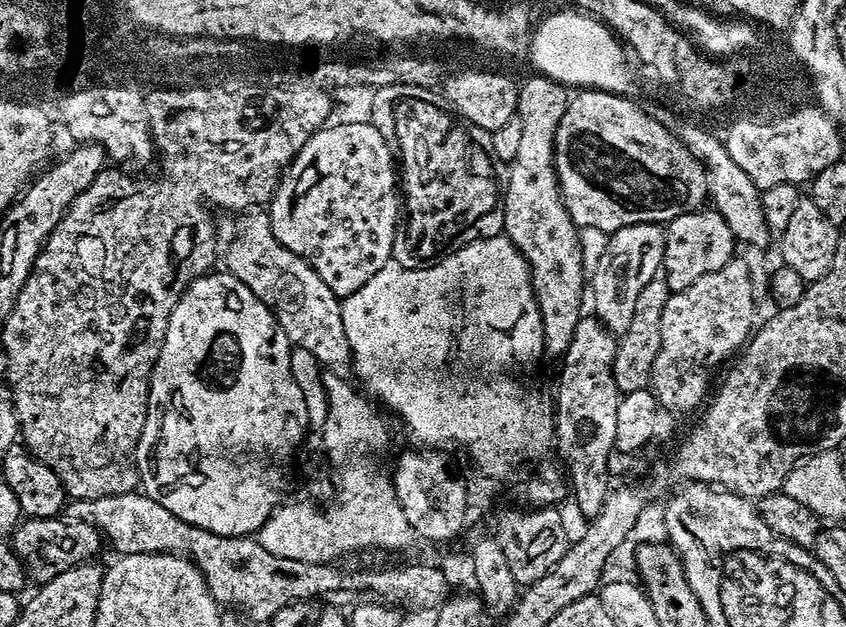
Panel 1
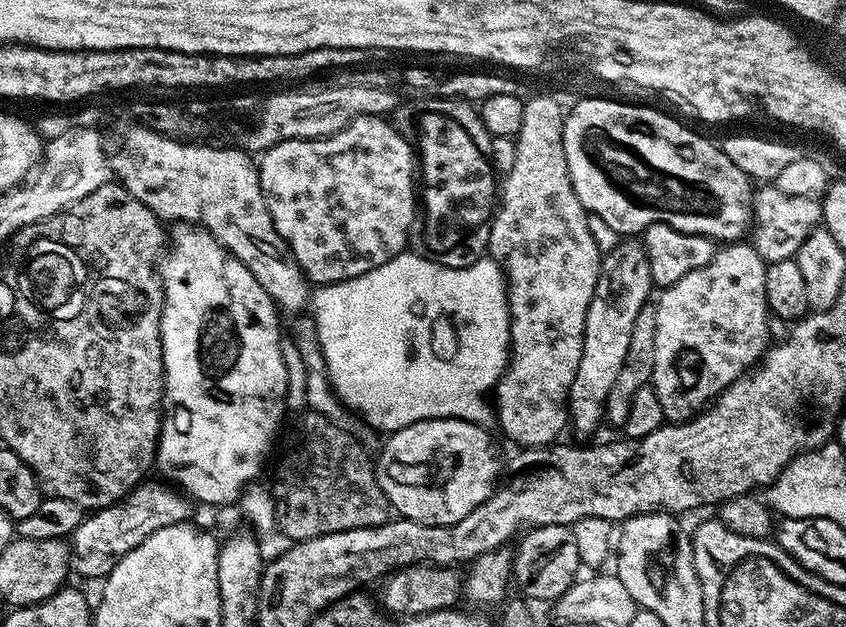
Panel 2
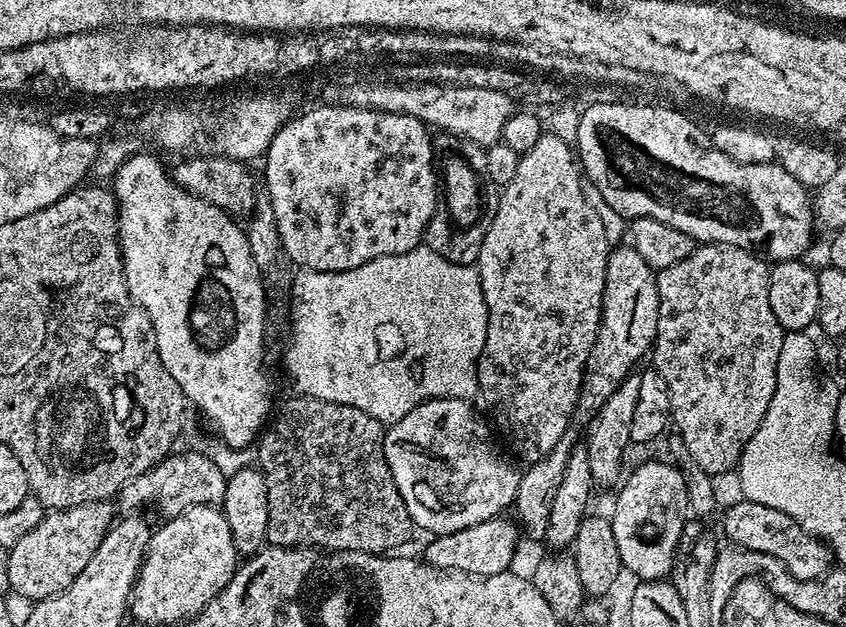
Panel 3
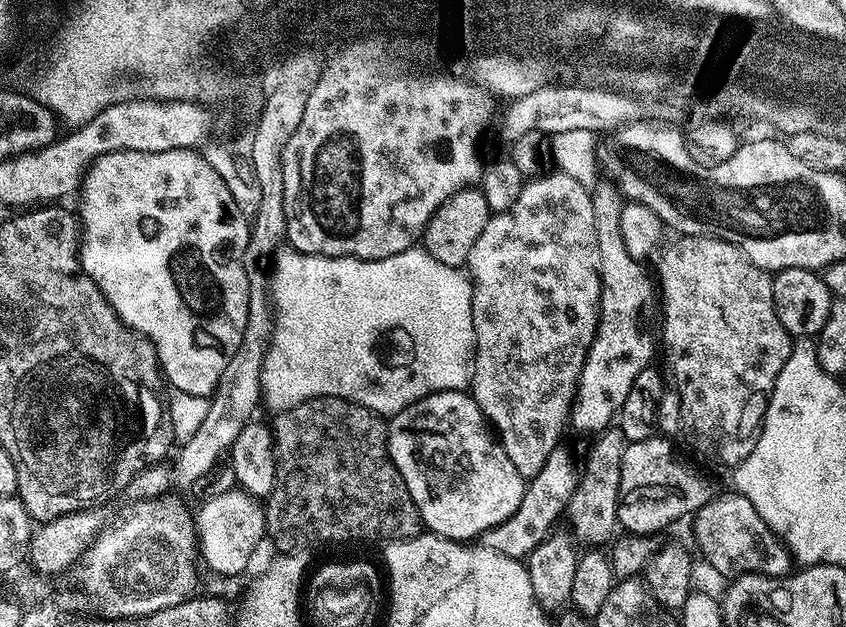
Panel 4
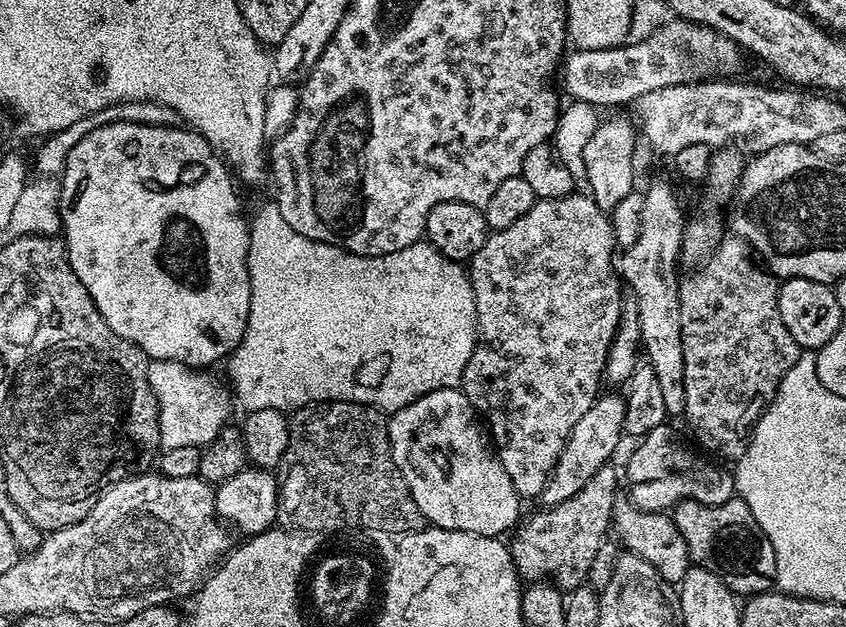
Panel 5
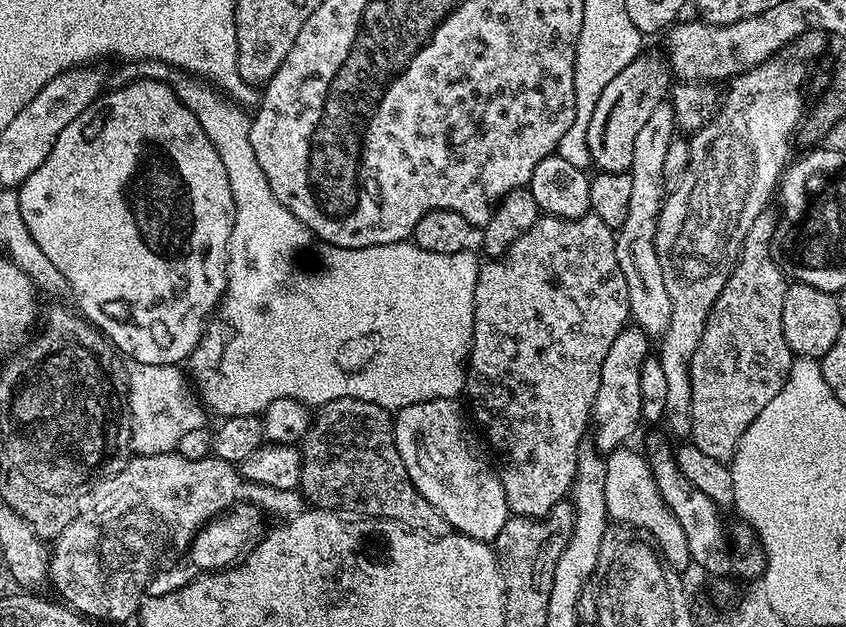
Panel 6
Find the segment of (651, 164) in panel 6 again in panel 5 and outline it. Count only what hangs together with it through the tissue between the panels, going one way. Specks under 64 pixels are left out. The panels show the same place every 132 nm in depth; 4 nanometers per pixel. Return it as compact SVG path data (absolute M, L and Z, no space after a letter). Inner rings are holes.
M664 180L654 181L648 188L645 187L642 202L641 227L638 239L626 249L618 258L618 272L625 285L630 286L634 297L632 302L638 310L638 324L641 327L640 339L641 349L647 363L654 368L661 393L665 398L666 410L669 417L681 417L685 410L685 355L682 353L681 336L681 304L679 275L676 276L676 264L678 265L681 239L684 236L686 218L681 214L678 202L674 196L671 186Z

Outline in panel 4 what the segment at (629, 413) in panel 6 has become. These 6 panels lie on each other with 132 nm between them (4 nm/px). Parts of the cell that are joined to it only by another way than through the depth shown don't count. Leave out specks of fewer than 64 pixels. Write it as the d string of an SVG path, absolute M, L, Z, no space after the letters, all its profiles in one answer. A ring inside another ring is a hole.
M557 446L550 454L550 458L546 458L546 466L542 466L542 470L538 470L538 474L527 481L518 510L514 510L514 514L510 514L506 522L487 528L479 536L479 543L499 556L509 556L515 560L527 558L546 539L549 532L557 527L556 519L565 513L568 503L576 493L578 481L580 472L577 461L575 464L571 456Z

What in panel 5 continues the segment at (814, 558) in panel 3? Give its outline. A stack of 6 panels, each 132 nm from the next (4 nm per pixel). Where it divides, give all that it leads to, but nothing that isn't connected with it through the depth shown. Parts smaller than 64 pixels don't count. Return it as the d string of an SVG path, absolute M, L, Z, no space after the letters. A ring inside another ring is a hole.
M739 498L723 502L719 507L704 505L696 500L681 500L671 509L672 521L686 542L693 565L710 570L723 578L724 584L741 597L755 596L773 587L776 578L776 559L770 538L758 526L750 506Z

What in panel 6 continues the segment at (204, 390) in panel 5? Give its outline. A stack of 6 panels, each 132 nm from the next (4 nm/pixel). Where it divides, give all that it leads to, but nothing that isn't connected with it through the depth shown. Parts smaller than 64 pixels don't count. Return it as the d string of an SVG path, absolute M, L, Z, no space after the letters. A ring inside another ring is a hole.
M138 363L126 364L126 410L130 412L128 442L135 455L173 452L183 435L207 425L207 411L187 380L187 373L175 364Z

